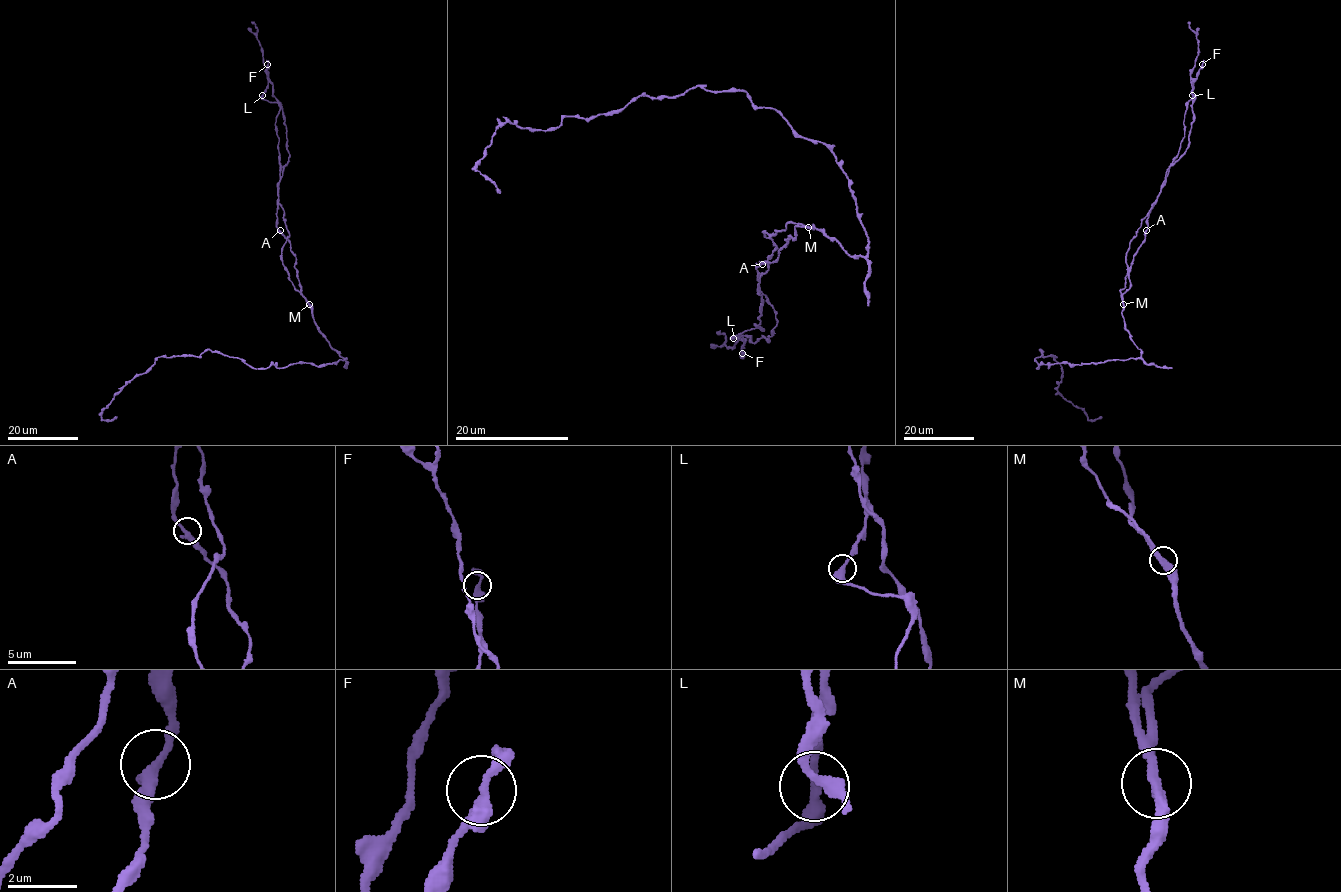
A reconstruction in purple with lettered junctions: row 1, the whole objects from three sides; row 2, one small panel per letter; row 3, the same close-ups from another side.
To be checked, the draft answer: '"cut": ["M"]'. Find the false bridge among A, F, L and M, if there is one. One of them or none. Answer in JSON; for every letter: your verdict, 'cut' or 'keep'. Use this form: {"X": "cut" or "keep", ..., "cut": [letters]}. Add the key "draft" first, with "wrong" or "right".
{"draft": "right", "A": "keep", "F": "keep", "L": "keep", "M": "cut", "cut": ["M"]}

